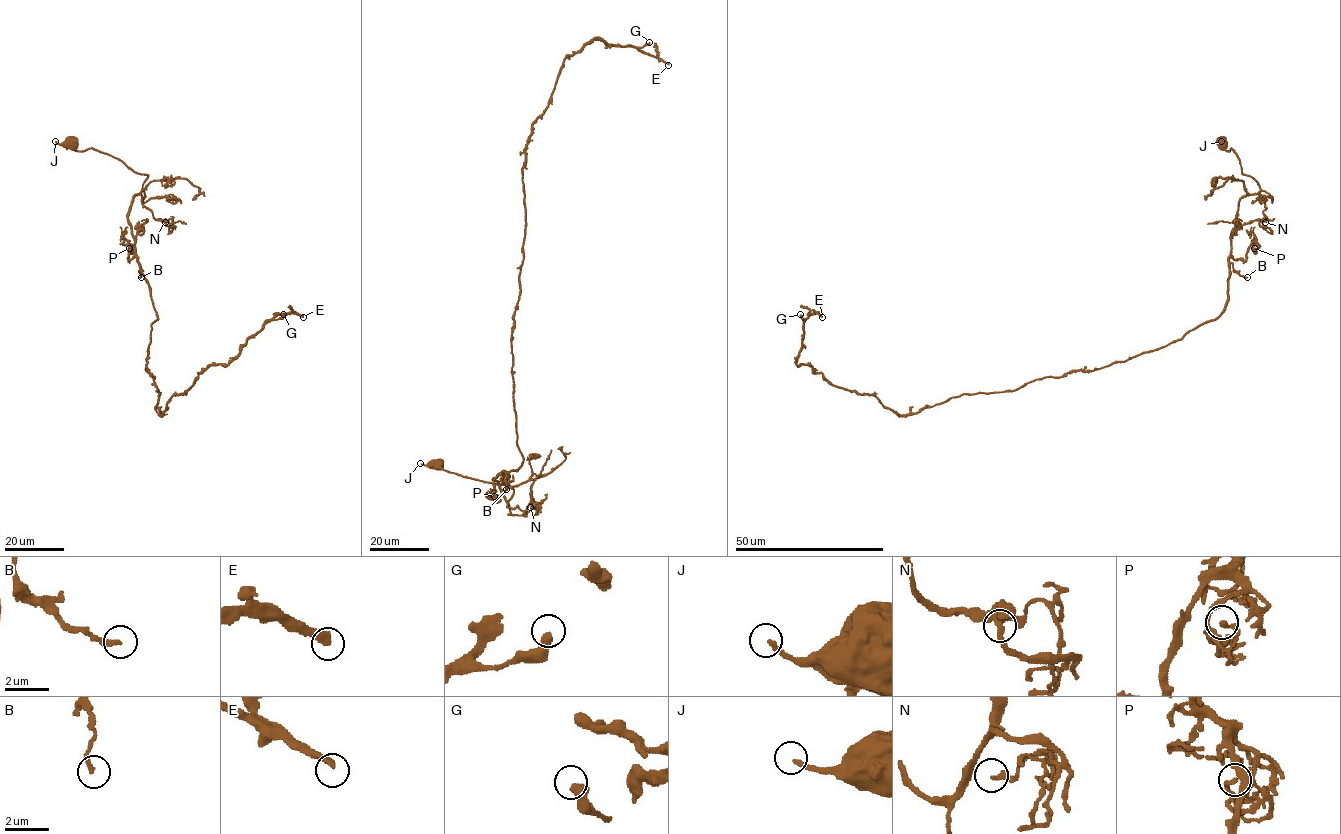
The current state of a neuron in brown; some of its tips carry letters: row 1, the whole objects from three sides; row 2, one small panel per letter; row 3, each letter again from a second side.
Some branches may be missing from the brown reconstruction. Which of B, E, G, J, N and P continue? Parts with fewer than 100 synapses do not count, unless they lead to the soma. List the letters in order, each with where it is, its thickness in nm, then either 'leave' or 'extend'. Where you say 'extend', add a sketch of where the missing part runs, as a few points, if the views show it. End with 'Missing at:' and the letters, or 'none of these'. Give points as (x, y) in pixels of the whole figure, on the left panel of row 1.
B: place (141, 277); calibre 200 nm; leave
E: place (303, 317); calibre 320 nm; extend
G: place (283, 314); calibre 400 nm; leave
J: place (55, 141); calibre 200 nm; leave
N: place (165, 222); calibre 140 nm; leave
P: place (129, 248); calibre 190 nm; leave
Missing at: E

